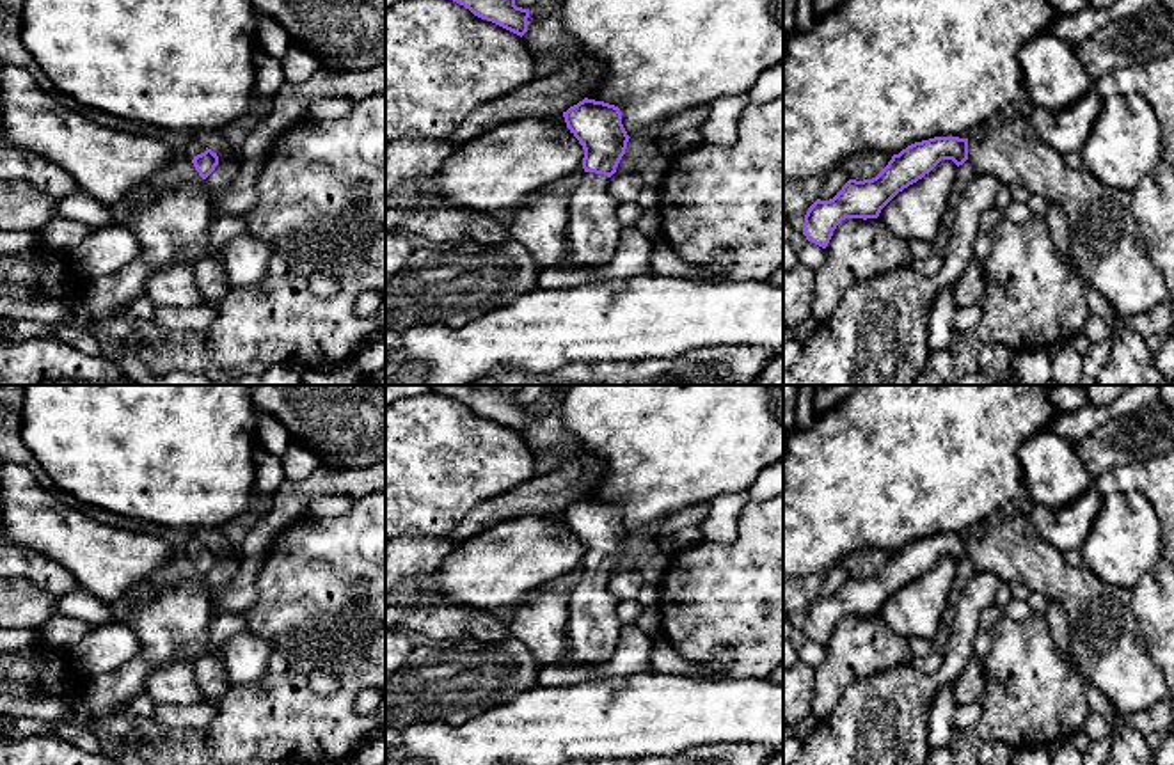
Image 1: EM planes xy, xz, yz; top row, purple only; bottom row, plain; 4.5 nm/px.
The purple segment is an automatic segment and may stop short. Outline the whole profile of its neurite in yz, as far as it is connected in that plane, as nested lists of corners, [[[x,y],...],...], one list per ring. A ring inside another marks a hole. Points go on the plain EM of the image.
[[[1018,506],[988,522],[980,538],[934,534],[915,540],[893,552],[876,575],[849,577],[833,596],[817,596],[808,605],[803,632],[826,646],[842,618],[877,616],[899,589],[941,557],[957,564],[970,557],[977,572],[991,572],[1007,584],[1023,582],[1057,602],[1069,623],[1071,664],[1117,712],[1133,715],[1169,698],[1163,671],[1151,659],[1131,607],[1131,589],[1110,586],[1085,566],[1069,566]]]

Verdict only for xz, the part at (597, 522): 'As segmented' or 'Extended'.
Extended

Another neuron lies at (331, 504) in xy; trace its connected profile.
[[[348,493],[341,495],[325,495],[325,497],[316,497],[307,511],[313,517],[337,517],[343,515],[353,502],[353,497]]]

